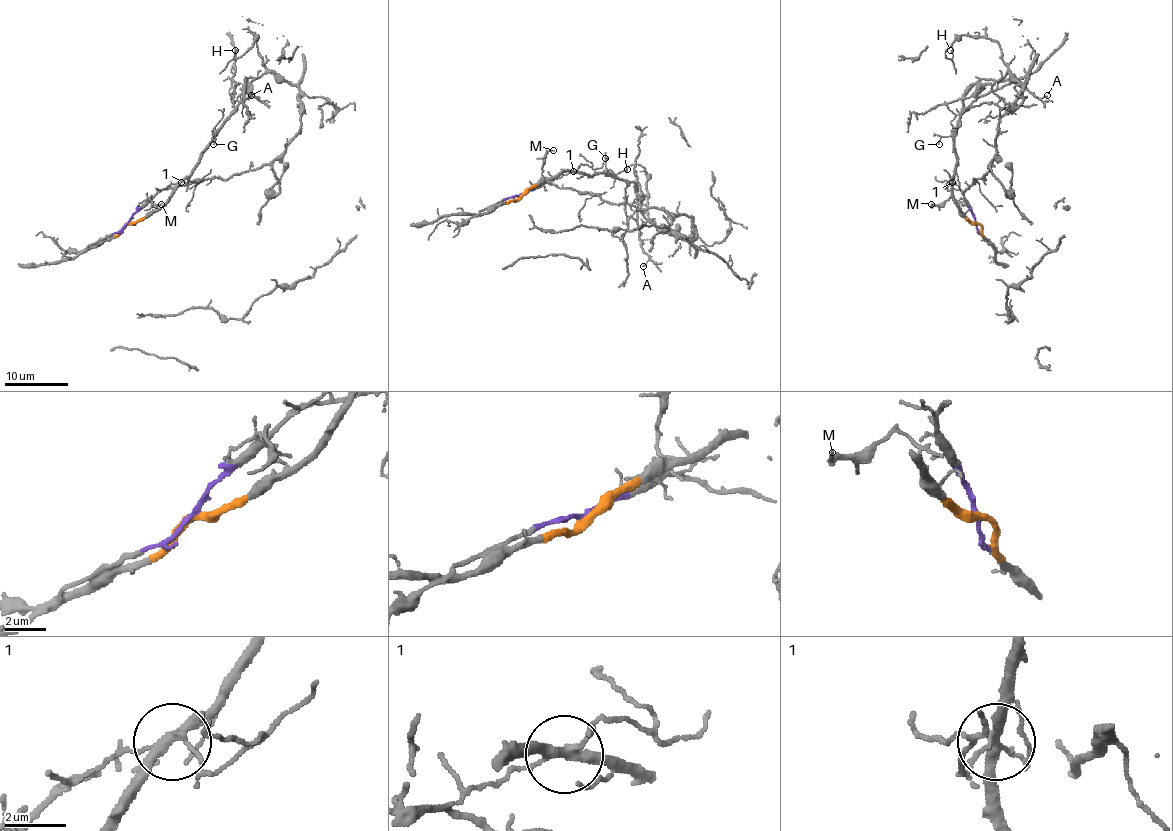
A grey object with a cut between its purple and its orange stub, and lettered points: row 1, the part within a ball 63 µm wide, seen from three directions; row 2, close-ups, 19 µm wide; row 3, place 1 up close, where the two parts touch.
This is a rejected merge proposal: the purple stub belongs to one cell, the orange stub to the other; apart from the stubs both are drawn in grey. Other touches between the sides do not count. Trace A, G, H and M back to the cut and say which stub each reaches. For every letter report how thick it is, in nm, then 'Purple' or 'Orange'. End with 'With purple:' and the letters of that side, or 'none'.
A: Thickness 120 nm. Orange
G: Thickness 110 nm. Orange
H: Thickness 90 nm. Purple
M: Thickness 170 nm. Orange
With purple: H

